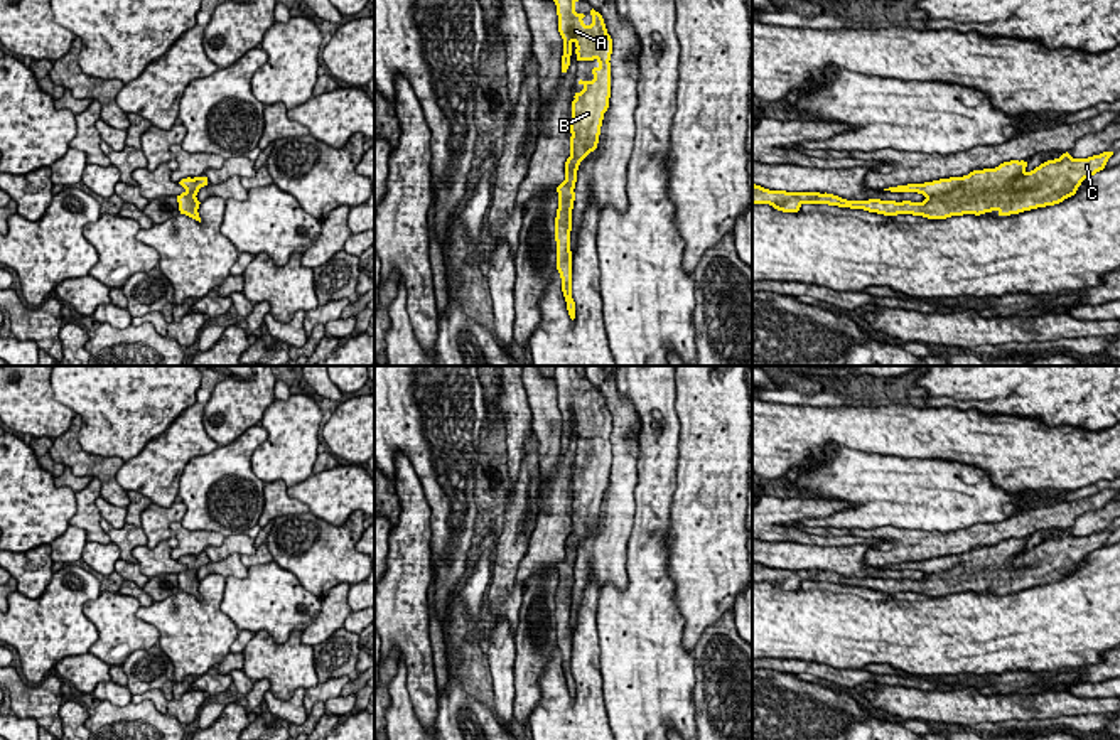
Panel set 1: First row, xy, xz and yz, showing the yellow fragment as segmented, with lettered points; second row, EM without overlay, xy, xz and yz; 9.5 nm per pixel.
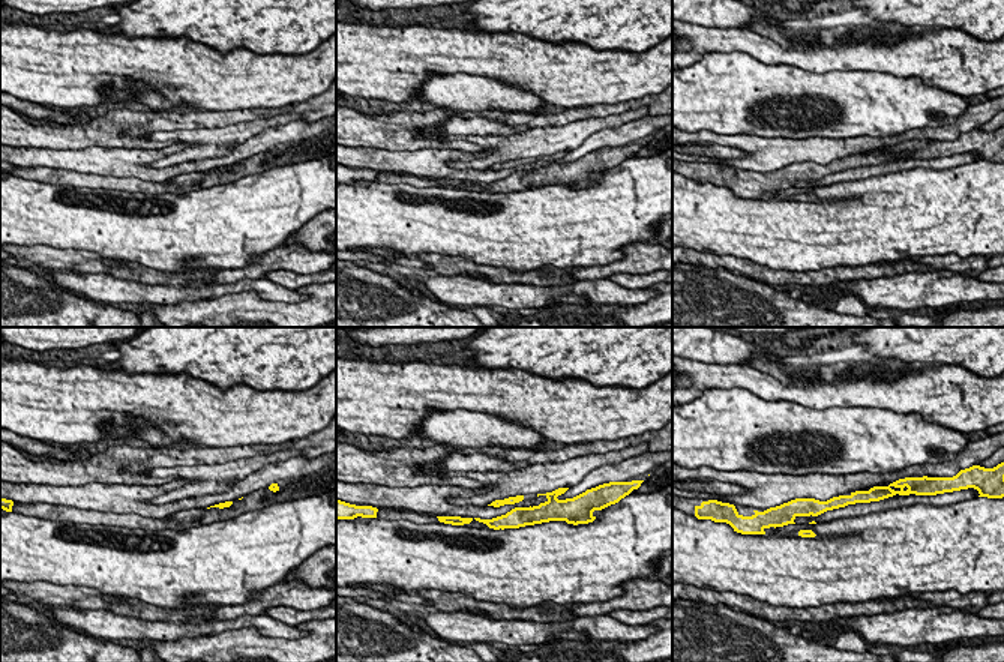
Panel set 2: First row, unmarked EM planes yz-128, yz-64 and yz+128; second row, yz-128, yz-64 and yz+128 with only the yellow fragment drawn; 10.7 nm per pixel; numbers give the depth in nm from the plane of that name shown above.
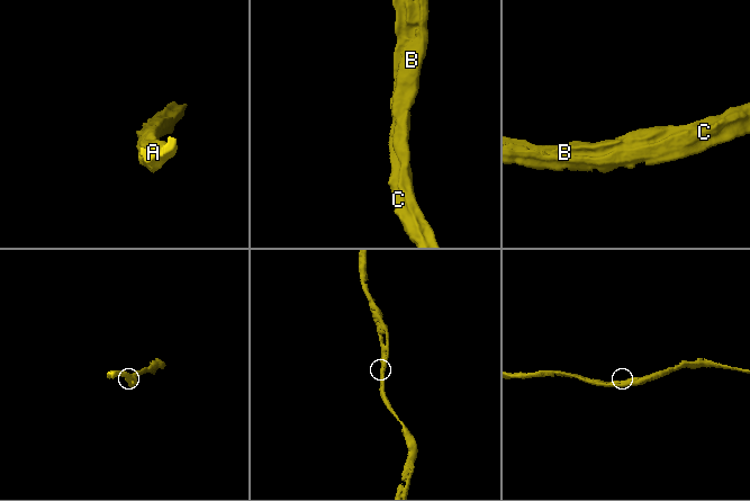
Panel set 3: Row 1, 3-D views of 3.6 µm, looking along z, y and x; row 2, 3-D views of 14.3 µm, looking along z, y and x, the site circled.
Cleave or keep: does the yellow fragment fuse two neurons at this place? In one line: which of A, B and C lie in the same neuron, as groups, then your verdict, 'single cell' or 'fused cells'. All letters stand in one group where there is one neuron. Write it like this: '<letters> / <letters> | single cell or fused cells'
A B C | single cell

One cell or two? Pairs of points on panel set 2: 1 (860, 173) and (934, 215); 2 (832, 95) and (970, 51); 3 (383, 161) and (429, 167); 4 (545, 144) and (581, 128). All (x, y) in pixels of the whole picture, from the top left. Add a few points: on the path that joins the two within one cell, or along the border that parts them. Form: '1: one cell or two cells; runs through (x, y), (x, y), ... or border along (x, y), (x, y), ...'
1: two cells; border along (901, 170), (832, 183)
2: two cells; border along (859, 69), (919, 77), (928, 84)
3: one cell; runs through (395, 161), (417, 162)
4: one cell; runs through (554, 140), (572, 135)

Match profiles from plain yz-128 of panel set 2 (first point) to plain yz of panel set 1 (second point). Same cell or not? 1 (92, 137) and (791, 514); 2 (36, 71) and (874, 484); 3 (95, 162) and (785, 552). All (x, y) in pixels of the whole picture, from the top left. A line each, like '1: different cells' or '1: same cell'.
1: same cell
2: different cells
3: same cell

